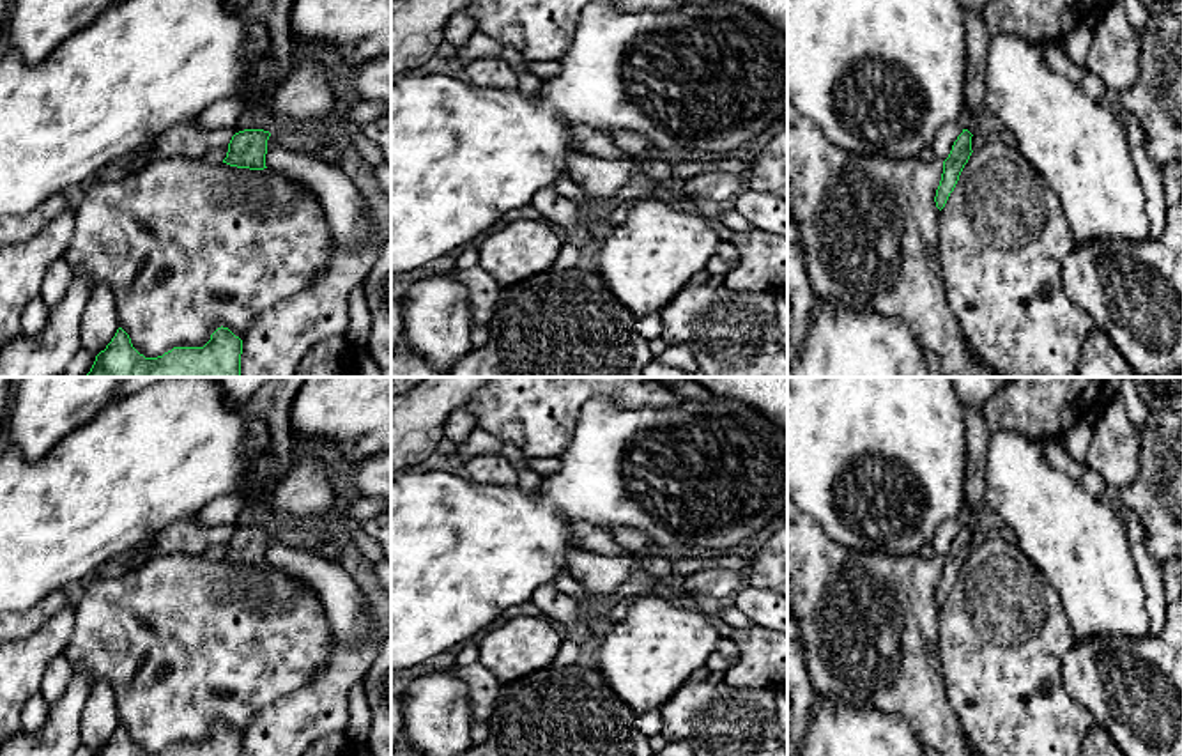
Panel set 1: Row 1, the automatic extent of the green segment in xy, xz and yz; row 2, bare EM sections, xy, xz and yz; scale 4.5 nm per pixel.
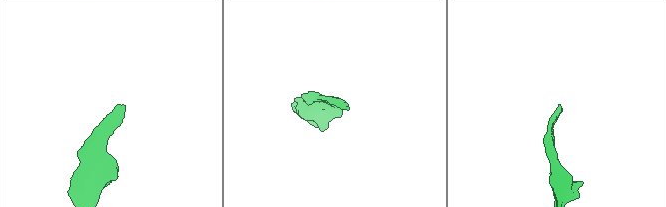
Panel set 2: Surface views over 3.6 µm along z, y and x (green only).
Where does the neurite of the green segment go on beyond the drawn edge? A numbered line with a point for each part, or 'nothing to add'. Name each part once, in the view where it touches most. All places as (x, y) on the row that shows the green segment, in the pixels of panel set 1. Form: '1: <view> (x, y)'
1: xy (253, 121)

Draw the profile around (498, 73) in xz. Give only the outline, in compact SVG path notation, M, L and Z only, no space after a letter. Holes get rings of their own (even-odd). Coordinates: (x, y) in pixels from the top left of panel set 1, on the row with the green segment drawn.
M478 58L465 66L469 83L478 87L515 89L518 76L513 67L503 58Z

